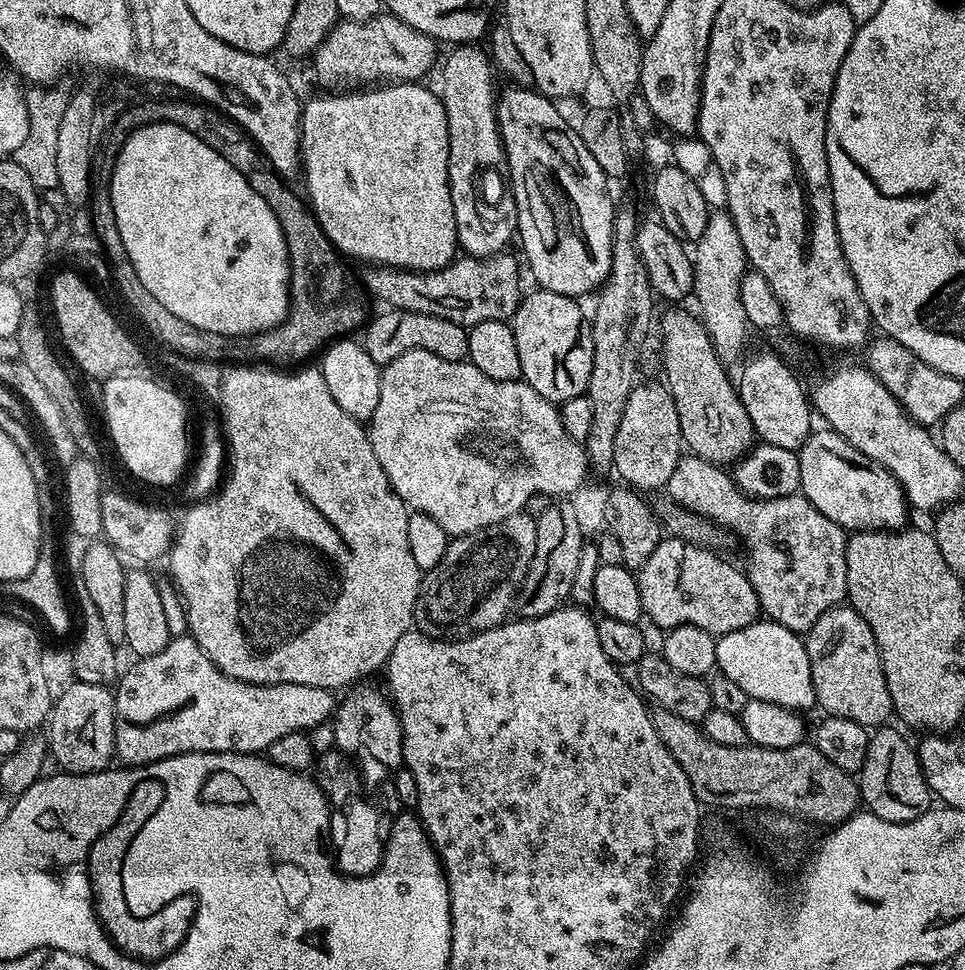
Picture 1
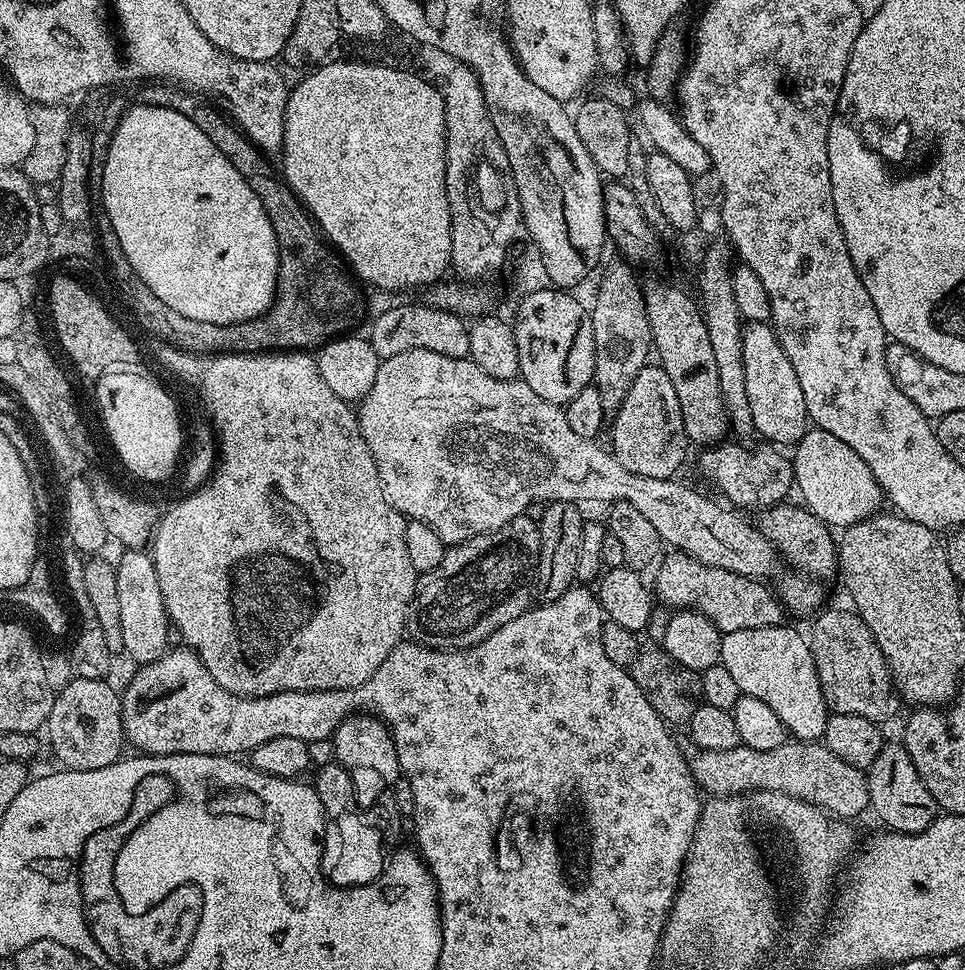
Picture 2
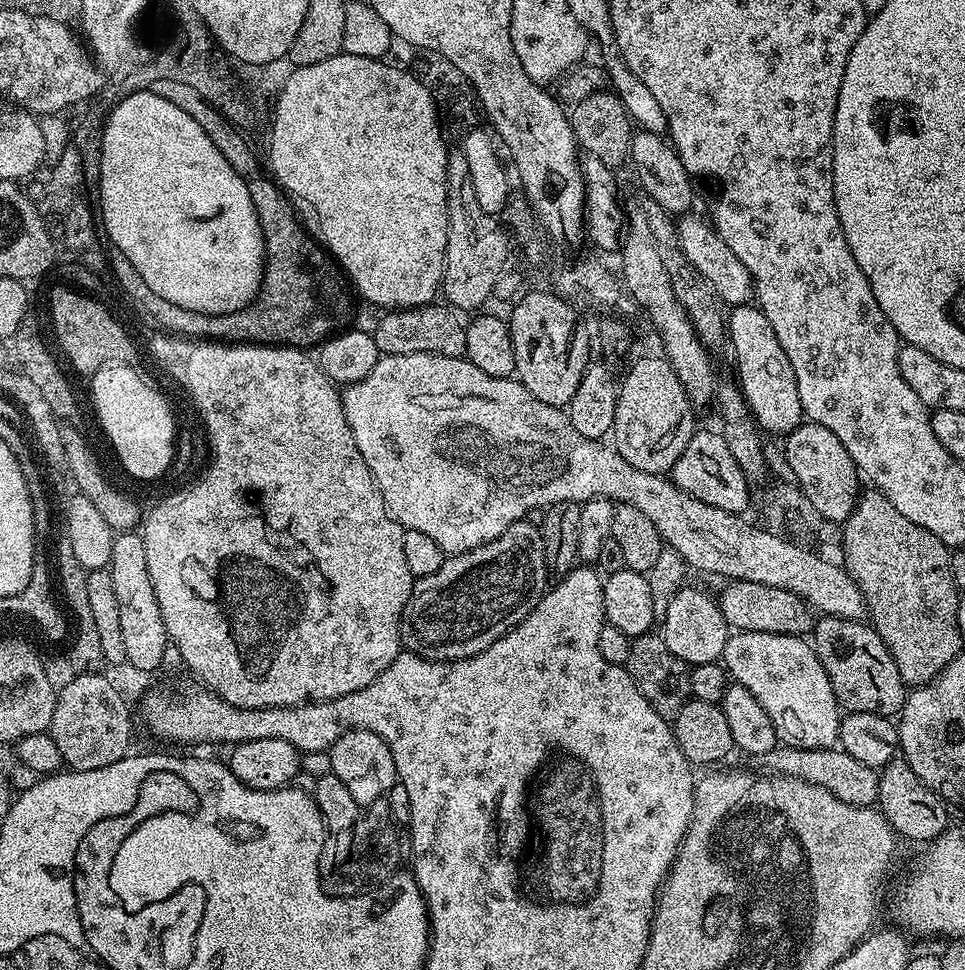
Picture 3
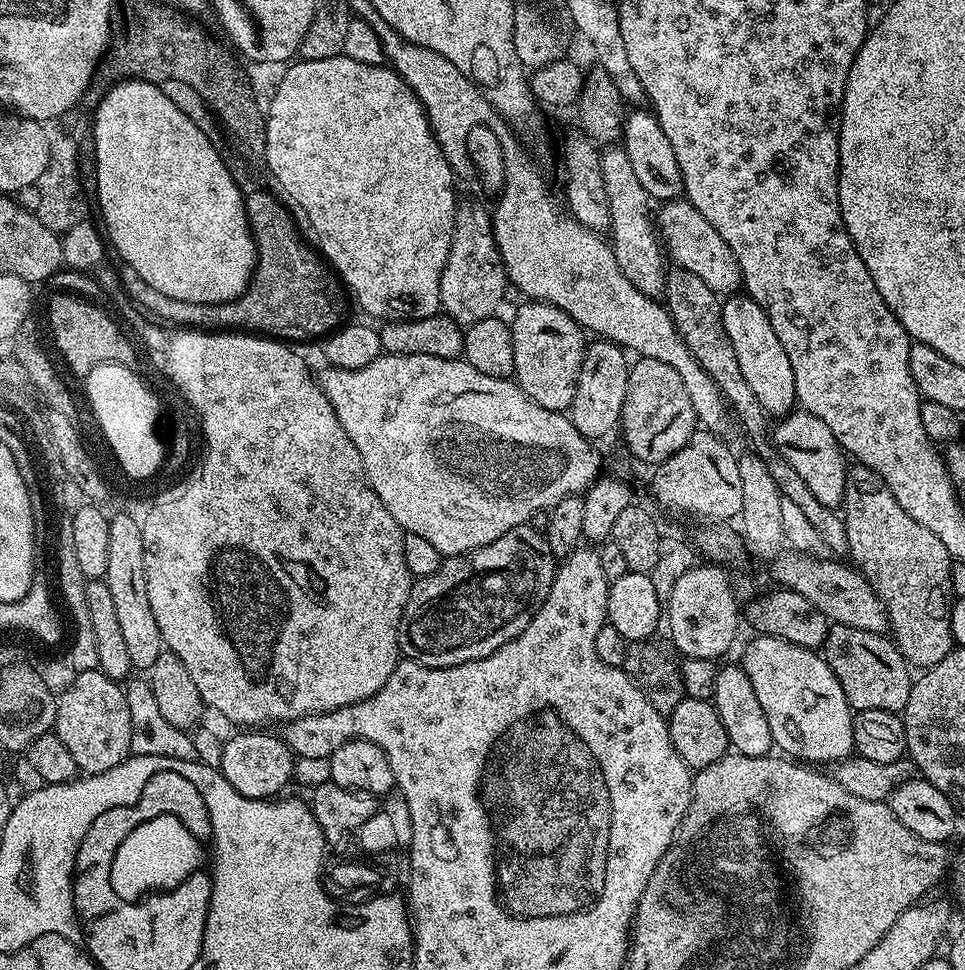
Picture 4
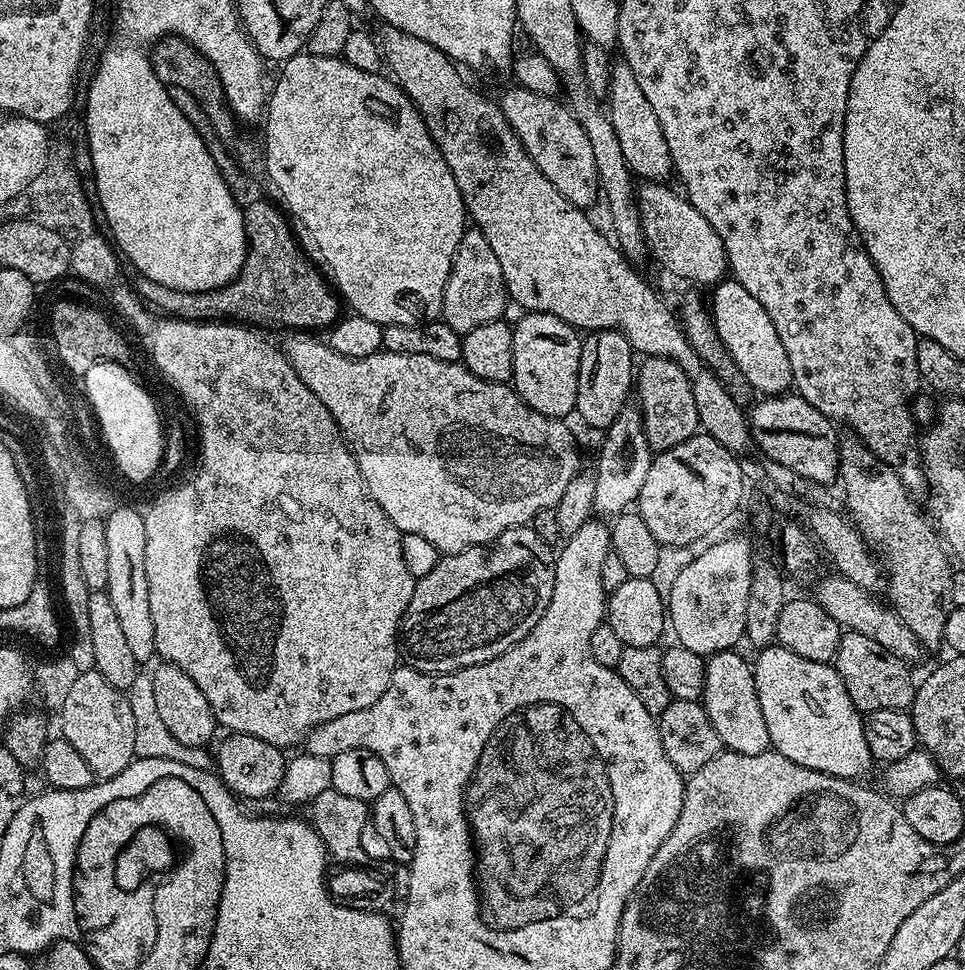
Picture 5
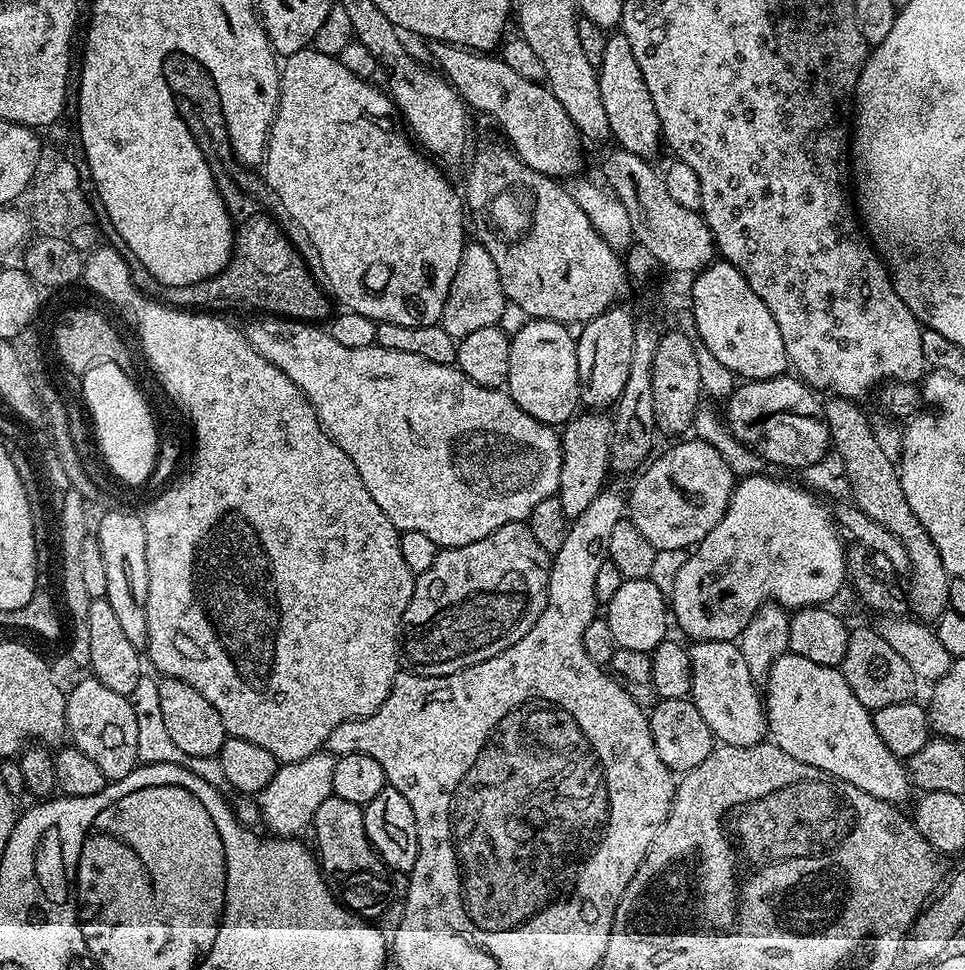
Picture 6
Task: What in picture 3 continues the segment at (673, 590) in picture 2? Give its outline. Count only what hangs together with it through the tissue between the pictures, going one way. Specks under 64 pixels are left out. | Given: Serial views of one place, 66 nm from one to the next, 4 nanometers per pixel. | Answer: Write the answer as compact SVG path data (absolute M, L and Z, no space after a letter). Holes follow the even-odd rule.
M734 580L723 586L718 592L718 603L729 629L807 637L814 627L813 609L801 596L778 590L778 586L762 586L762 582Z

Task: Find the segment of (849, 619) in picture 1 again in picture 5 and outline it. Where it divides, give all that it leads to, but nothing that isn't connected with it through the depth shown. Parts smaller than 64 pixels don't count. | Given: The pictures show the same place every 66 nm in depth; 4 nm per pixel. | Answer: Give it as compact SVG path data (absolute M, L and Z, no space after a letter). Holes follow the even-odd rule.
M845 631L841 635L834 667L846 686L846 694L850 694L850 702L854 702L861 714L874 710L911 709L917 685L914 680L912 684L912 676L908 673L909 665L890 654L886 646L878 646L878 642L866 638L866 634Z

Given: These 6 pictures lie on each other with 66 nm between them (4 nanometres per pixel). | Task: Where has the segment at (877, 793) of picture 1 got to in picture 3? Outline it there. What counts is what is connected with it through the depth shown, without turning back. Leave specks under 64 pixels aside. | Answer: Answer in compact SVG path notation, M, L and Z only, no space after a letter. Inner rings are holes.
M892 759L885 768L879 769L878 775L878 807L890 822L890 826L896 832L897 837L908 840L924 840L923 842L935 842L949 827L949 805L940 797L935 796L930 788L920 781L918 774L910 770L910 766L903 759Z

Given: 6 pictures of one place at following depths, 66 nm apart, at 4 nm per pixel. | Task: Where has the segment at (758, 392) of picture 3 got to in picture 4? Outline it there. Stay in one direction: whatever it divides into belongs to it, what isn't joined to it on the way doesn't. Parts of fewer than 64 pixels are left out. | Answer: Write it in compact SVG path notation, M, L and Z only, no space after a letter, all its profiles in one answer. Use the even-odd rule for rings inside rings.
M733 294L723 301L722 321L738 356L739 369L764 411L772 418L787 416L797 407L794 366L790 366L790 354L782 350L782 342L778 342L778 334L774 334L762 306L747 294Z

